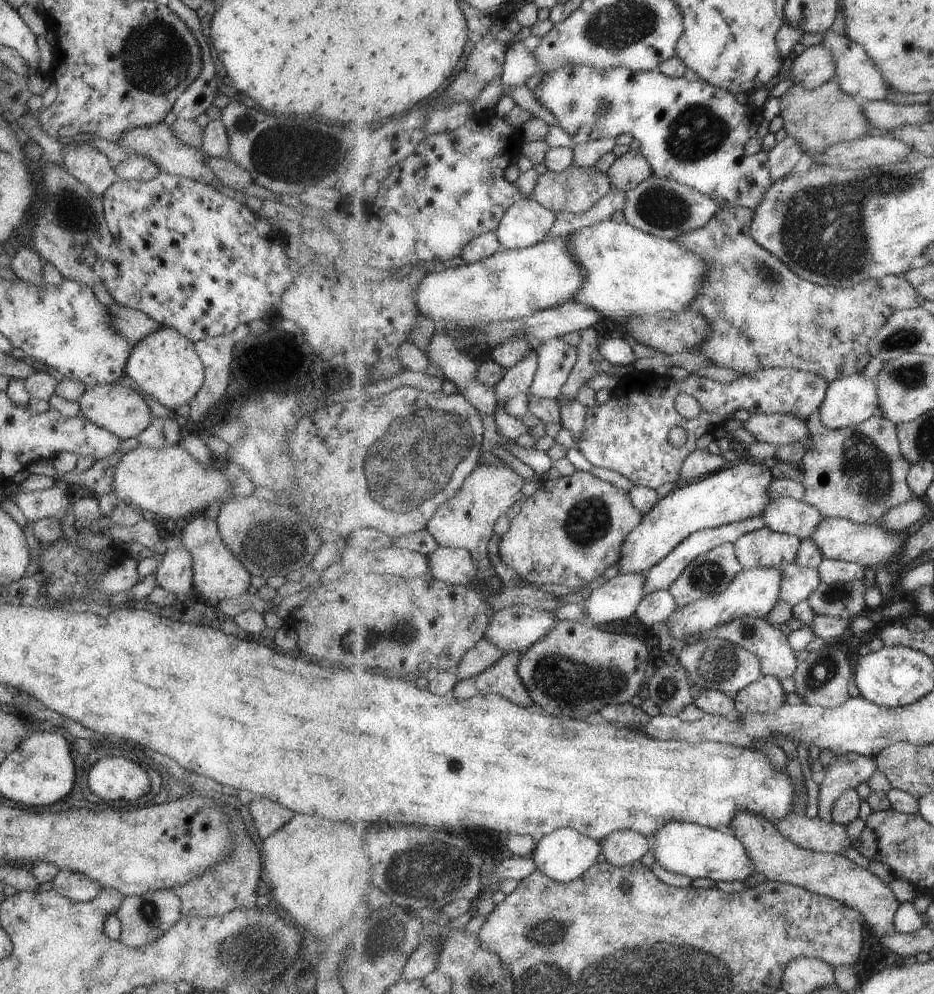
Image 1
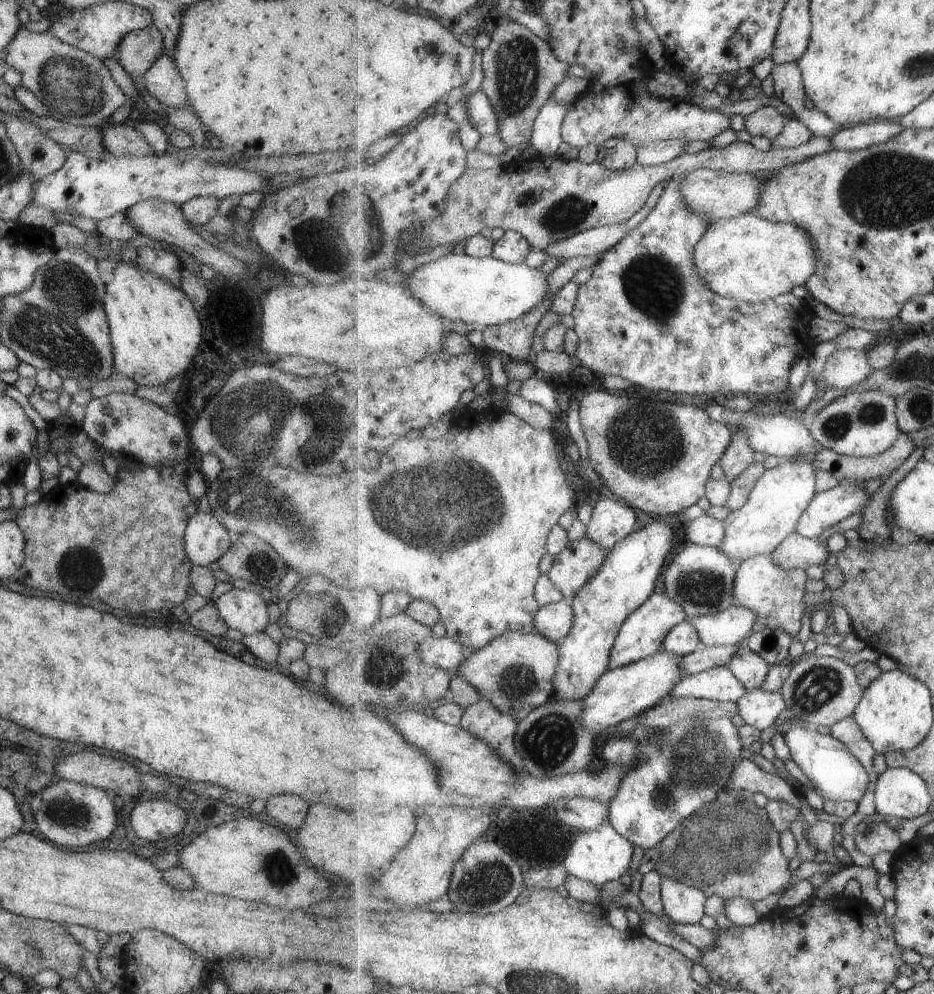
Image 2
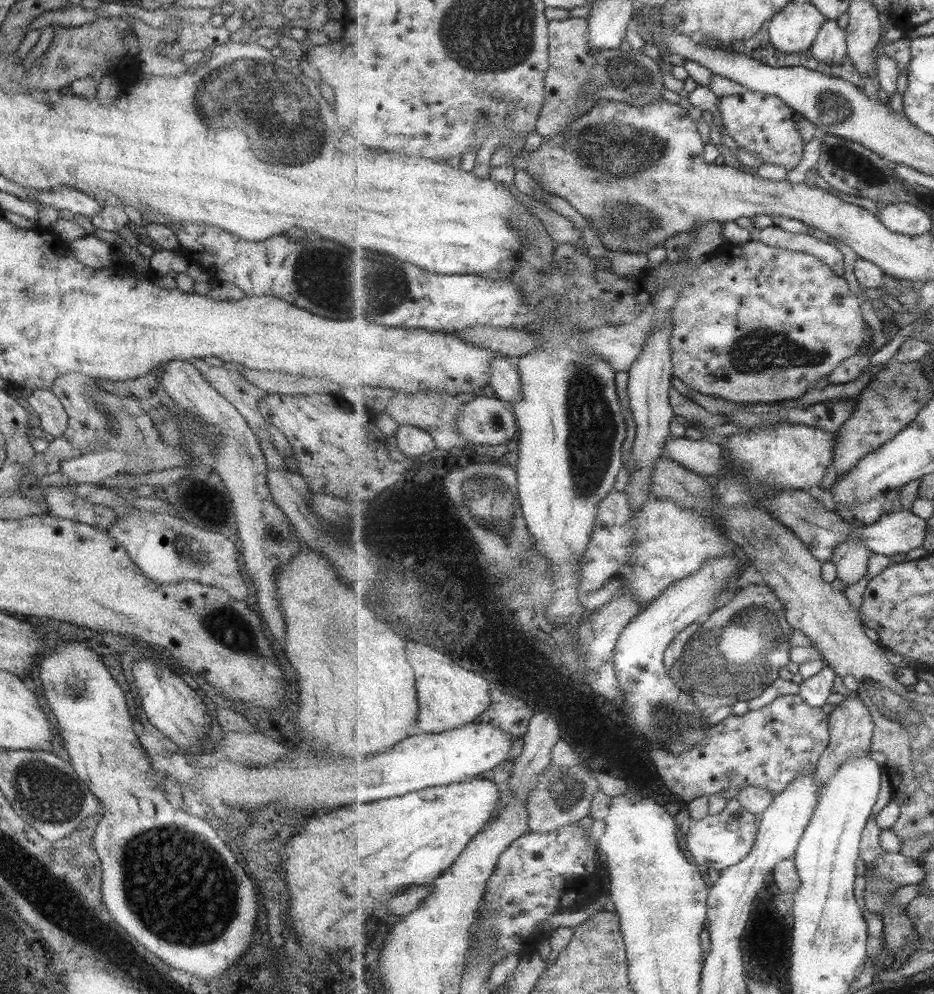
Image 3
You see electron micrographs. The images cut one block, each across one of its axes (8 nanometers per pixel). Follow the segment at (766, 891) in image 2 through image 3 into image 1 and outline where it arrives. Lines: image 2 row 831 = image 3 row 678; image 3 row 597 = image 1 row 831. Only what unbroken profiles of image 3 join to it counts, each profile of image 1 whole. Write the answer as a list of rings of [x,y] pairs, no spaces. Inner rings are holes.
[[[738,813],[731,820],[728,831],[743,842],[756,871],[763,874],[768,881],[804,887],[817,895],[825,895],[855,908],[878,937],[897,932],[895,918],[901,902],[888,882],[867,867],[861,867],[839,853],[819,853],[803,849],[788,837],[783,837],[776,824],[755,813]]]

